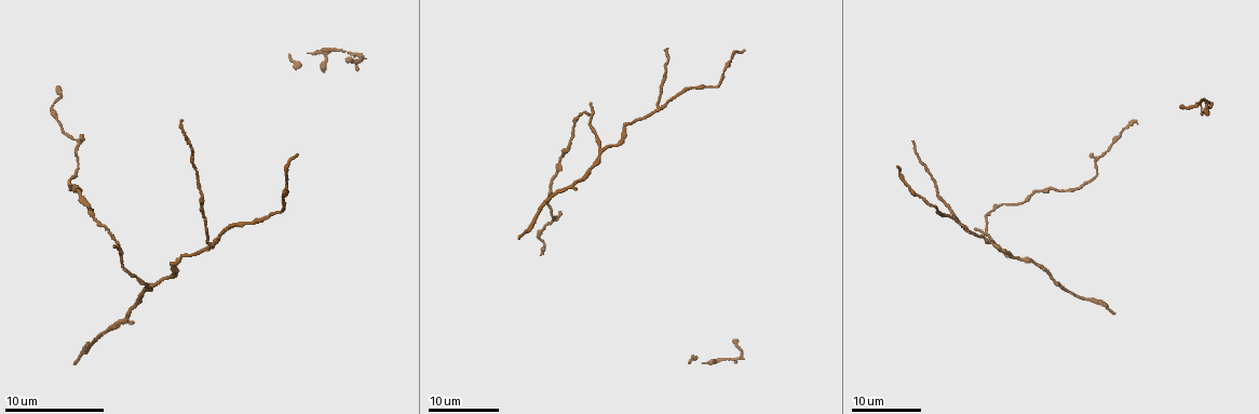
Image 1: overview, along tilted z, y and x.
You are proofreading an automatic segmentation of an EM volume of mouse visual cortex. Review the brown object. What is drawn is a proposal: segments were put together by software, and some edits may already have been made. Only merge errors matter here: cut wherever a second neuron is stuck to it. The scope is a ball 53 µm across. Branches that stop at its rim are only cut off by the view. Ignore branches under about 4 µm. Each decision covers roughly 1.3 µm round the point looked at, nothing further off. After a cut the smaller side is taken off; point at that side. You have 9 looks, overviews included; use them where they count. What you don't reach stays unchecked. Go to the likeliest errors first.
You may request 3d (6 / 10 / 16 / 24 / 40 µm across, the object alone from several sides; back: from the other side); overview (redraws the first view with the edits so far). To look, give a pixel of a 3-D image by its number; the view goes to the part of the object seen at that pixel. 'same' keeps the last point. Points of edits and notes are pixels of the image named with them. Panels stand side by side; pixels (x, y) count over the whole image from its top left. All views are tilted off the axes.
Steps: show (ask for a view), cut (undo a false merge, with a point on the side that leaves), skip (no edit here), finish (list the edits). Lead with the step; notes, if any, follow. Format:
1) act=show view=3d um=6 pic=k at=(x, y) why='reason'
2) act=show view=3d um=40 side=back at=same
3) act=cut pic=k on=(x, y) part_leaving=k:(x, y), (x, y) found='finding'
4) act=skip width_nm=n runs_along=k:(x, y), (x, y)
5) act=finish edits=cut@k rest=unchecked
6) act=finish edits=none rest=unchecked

act=show view=3d um=24 pic=1 at=(603, 151) why='three-way junction'

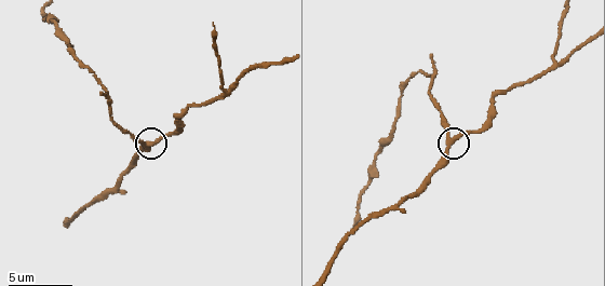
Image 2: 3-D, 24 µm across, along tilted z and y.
act=show view=3d um=10 pic=2 at=(149, 144) why='zoom in'

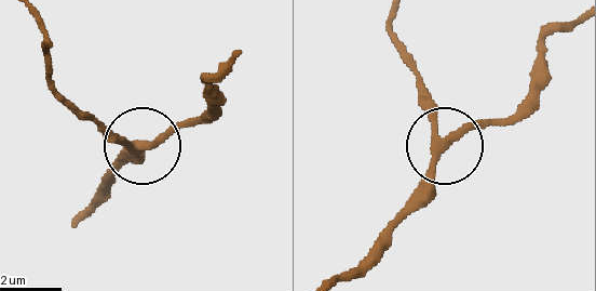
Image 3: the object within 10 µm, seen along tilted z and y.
act=skip arms=3 runs_along=3:(396, 12), (394, 36), (439, 145), (430, 184), (411, 206) found='all the same neuron'

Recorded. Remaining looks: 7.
act=show view=3d um=6 pic=2 at=(556, 62)

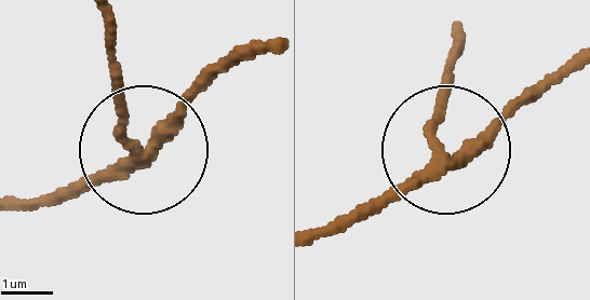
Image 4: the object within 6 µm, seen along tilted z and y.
act=skip arms=3 runs_along=4:(10, 205), (101, 185), (131, 155), (111, 46) found='continuous, no second neuron'

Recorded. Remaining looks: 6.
act=show view=3d um=10 pic=2 at=(106, 87) why='calibre changes'

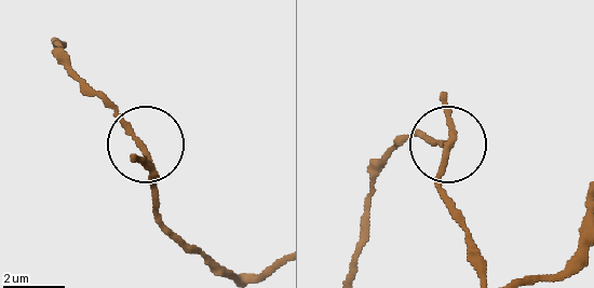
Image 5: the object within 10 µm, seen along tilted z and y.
act=show view=3d um=6 pic=5 at=(142, 149) why='closer look'

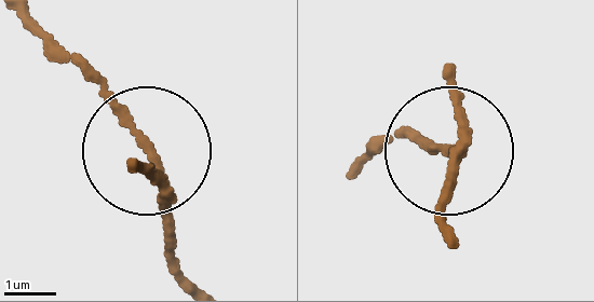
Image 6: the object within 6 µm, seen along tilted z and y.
act=skip runs_along=6:(367, 161), (412, 137), (459, 152), (450, 188) found='continuous, no second neuron'

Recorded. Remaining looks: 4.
act=show view=3d um=16 pic=2 at=(214, 28) why='sudden change in width'

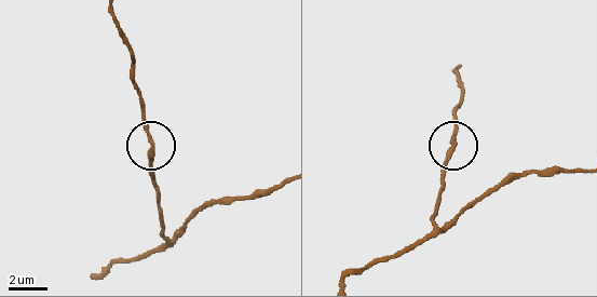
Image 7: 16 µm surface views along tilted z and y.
act=skip found='all the same neuron'

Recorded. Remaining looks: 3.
act=finish edits=none rest=unchecked

